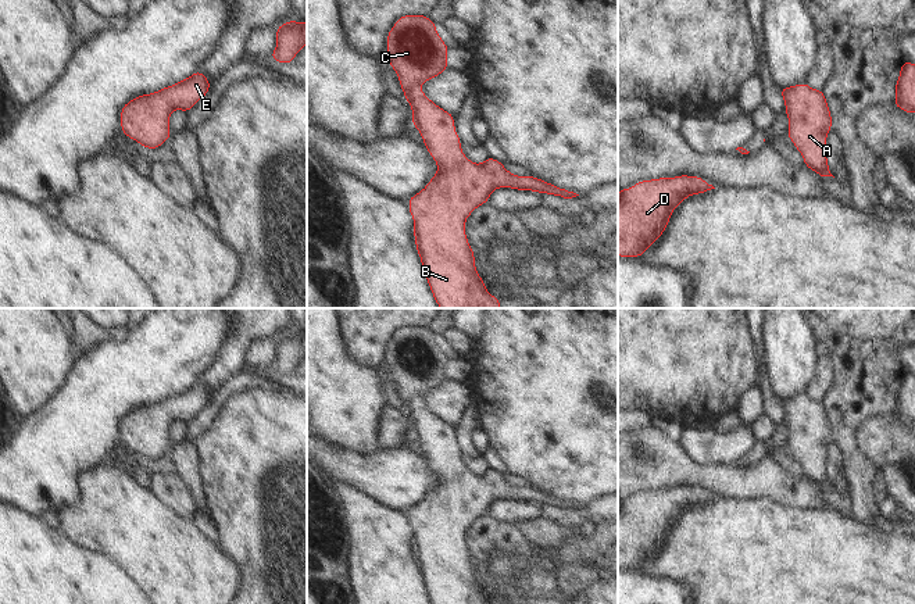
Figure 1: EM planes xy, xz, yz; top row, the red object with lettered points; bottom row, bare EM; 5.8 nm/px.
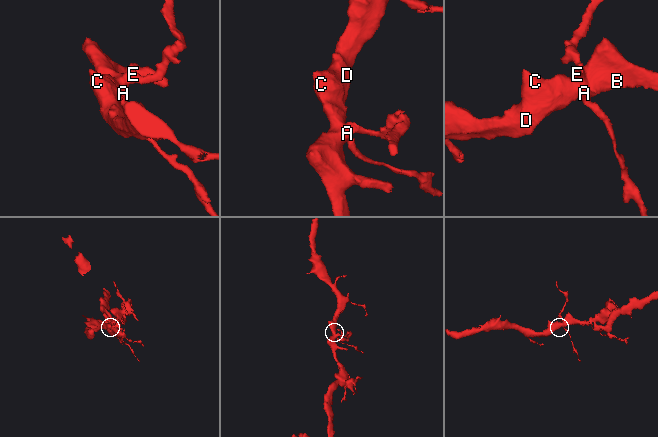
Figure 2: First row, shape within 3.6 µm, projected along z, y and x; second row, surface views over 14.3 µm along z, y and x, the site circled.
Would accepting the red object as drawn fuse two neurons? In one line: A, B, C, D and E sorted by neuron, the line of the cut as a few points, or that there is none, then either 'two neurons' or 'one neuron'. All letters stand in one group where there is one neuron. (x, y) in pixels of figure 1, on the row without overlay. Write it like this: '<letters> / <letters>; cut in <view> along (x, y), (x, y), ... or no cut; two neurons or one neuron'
A B C D E; no cut; one neuron

